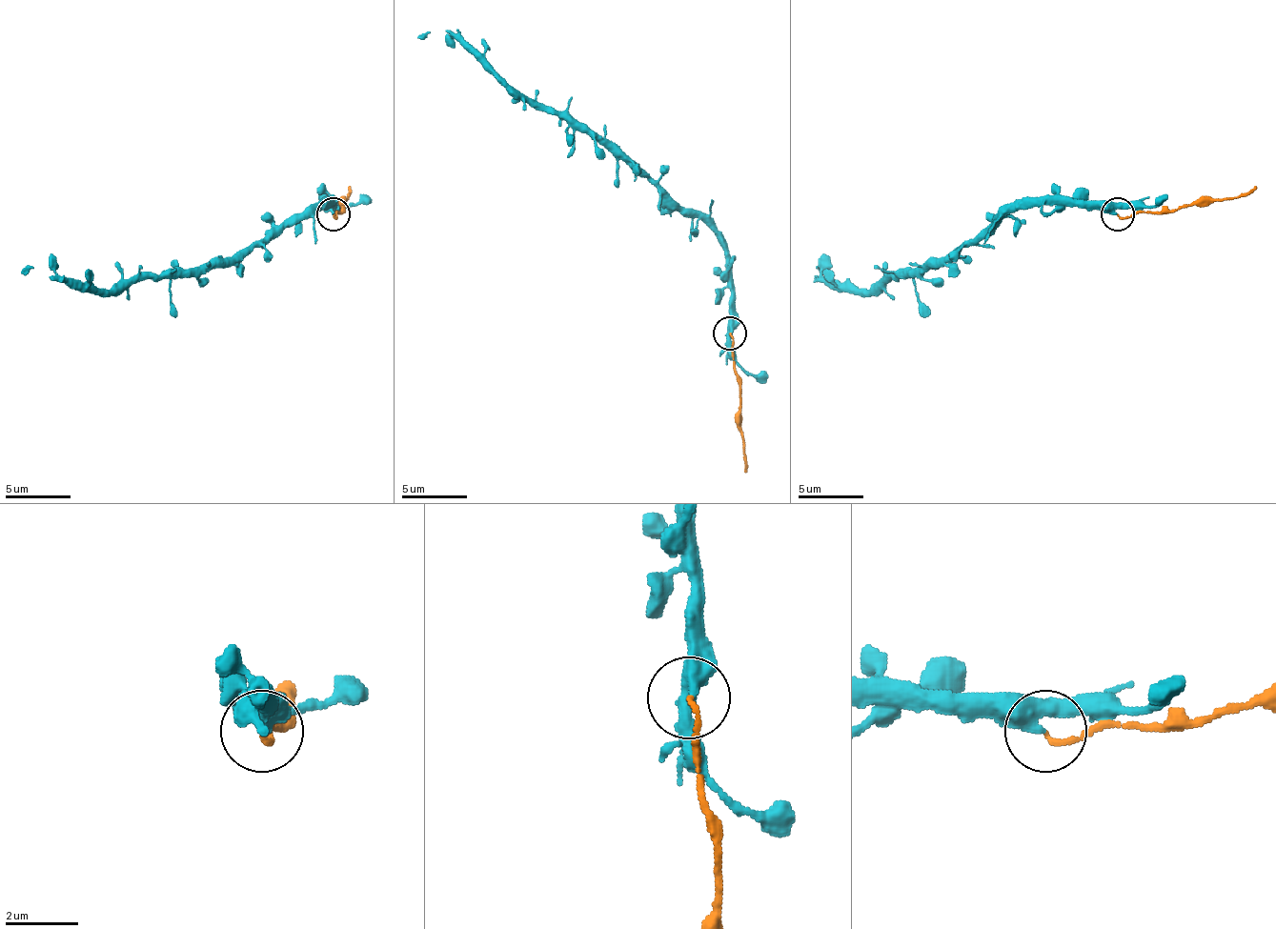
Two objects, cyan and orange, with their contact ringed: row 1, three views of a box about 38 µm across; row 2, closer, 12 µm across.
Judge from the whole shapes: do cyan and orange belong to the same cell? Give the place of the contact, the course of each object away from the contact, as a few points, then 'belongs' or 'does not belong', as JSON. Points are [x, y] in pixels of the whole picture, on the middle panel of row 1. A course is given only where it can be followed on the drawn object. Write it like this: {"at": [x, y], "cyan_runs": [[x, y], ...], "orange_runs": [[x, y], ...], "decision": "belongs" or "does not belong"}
{"at": [730, 333], "cyan_runs": [[729, 333], [729, 251], [702, 220], [682, 214], [646, 178], [584, 131], [515, 95], [446, 33], [416, 36]], "orange_runs": [[729, 333], [745, 471]], "decision": "does not belong"}

